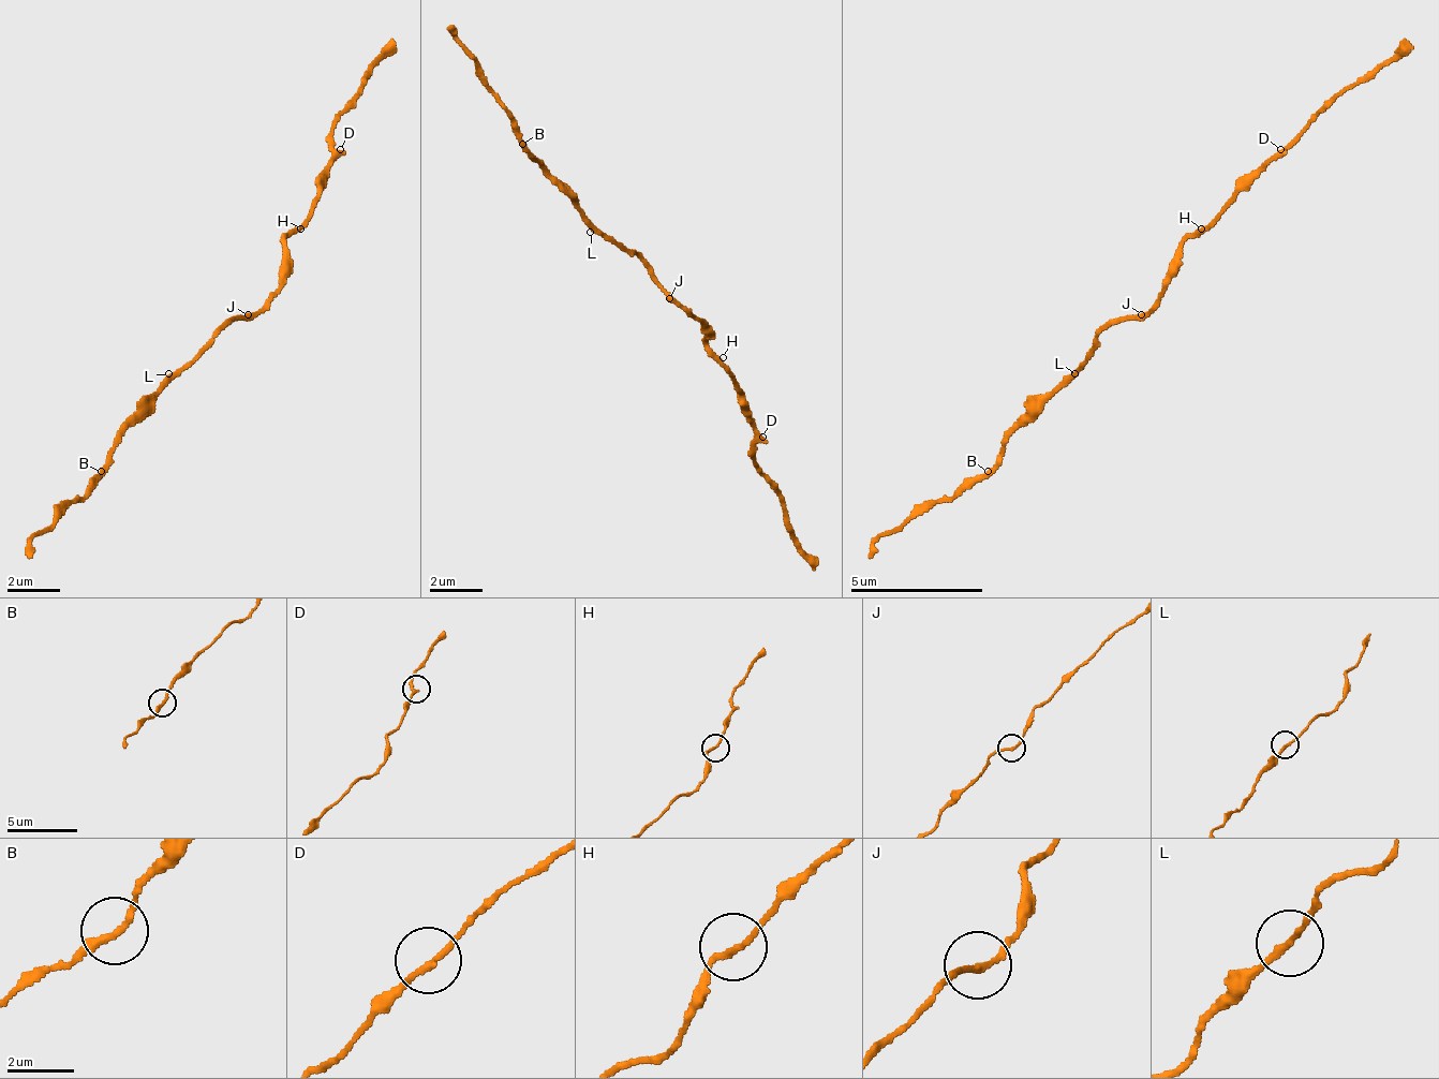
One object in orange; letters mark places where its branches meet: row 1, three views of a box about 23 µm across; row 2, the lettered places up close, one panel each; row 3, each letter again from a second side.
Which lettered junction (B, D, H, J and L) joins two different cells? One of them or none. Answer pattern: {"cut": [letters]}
{"cut": []}

